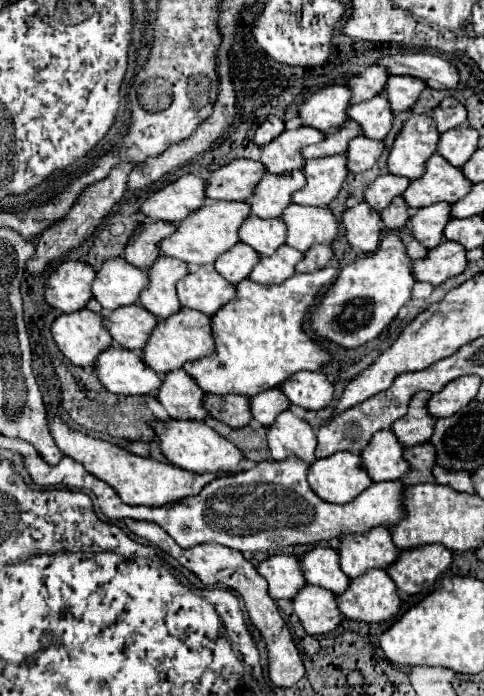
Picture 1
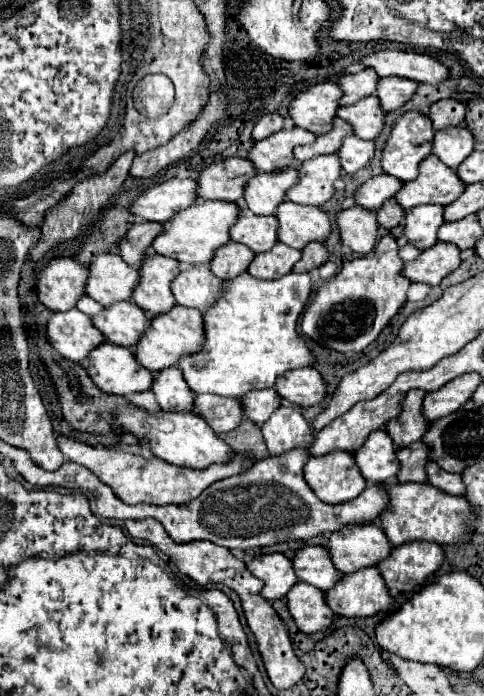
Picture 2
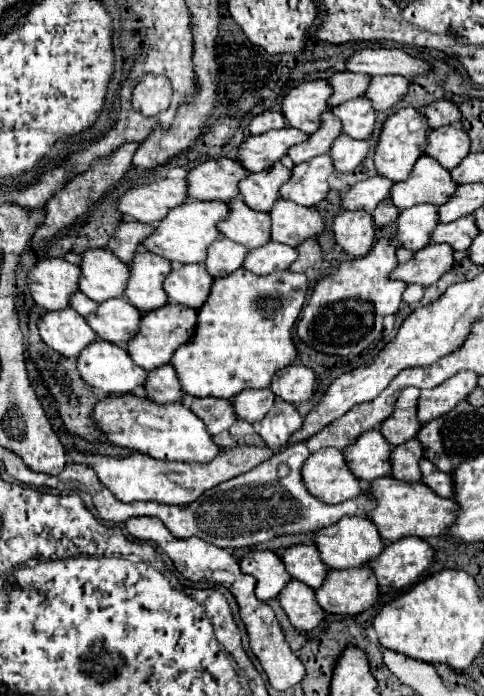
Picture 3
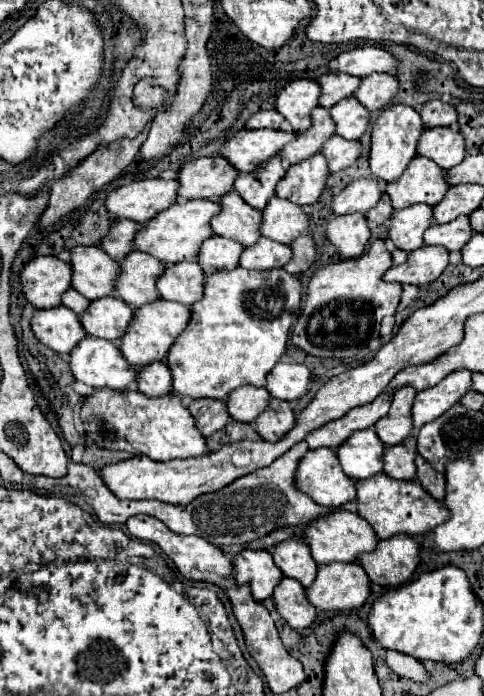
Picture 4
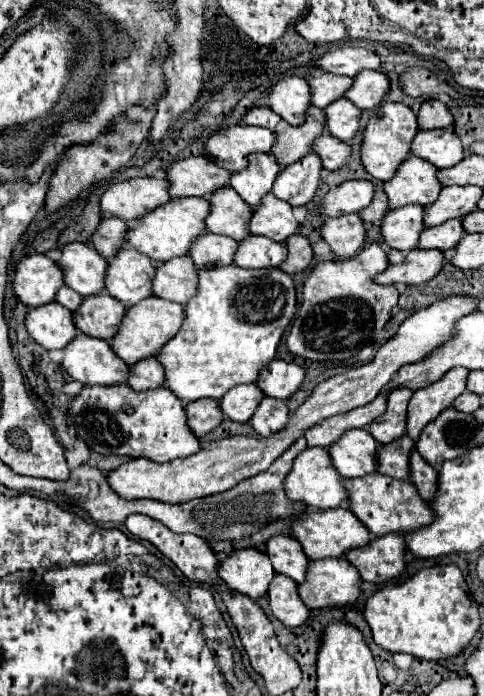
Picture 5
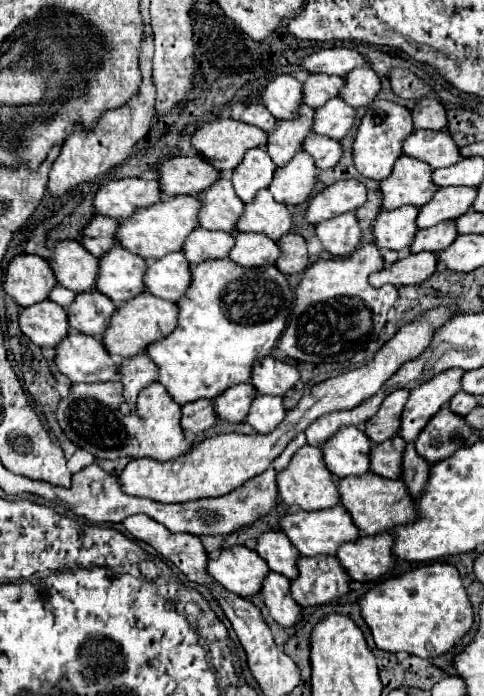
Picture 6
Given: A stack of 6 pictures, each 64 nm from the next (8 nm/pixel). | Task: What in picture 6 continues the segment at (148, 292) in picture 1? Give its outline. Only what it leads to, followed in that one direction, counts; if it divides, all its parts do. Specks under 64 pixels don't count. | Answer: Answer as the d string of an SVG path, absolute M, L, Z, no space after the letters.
M112 246L102 258L96 276L96 290L114 304L122 304L144 292L146 262L122 246Z

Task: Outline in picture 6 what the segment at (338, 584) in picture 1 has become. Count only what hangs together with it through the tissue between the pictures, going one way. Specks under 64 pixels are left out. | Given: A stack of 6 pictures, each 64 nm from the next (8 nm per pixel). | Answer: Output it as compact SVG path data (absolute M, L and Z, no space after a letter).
M264 532L256 538L254 550L262 560L268 562L270 570L284 574L290 580L296 578L296 560L300 554L296 548L292 548L292 542L282 532Z

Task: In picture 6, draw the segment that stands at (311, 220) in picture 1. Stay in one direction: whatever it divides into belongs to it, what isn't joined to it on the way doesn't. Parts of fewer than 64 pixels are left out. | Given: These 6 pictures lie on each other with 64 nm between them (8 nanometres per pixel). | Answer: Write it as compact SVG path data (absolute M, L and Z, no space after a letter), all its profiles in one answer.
M260 190L252 204L244 204L244 216L236 222L238 232L262 232L272 240L288 234L292 228L292 216L286 204L272 198L270 190Z

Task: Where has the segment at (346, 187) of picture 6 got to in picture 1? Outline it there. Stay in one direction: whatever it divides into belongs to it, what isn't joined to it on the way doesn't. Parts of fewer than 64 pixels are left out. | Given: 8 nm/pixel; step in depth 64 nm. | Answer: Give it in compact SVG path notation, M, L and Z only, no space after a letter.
M384 174L378 176L374 182L370 182L364 190L364 202L368 206L372 206L376 212L382 212L392 198L400 196L404 192L404 188L410 184L410 180L402 178L402 176L394 176L394 174Z

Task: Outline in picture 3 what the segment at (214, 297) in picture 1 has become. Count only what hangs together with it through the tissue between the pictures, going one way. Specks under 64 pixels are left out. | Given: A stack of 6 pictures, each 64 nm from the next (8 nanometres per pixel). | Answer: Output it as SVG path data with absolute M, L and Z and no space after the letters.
M184 264L184 266L174 266L172 272L164 280L164 292L168 300L190 306L198 310L212 286L212 276L206 272L204 264Z

